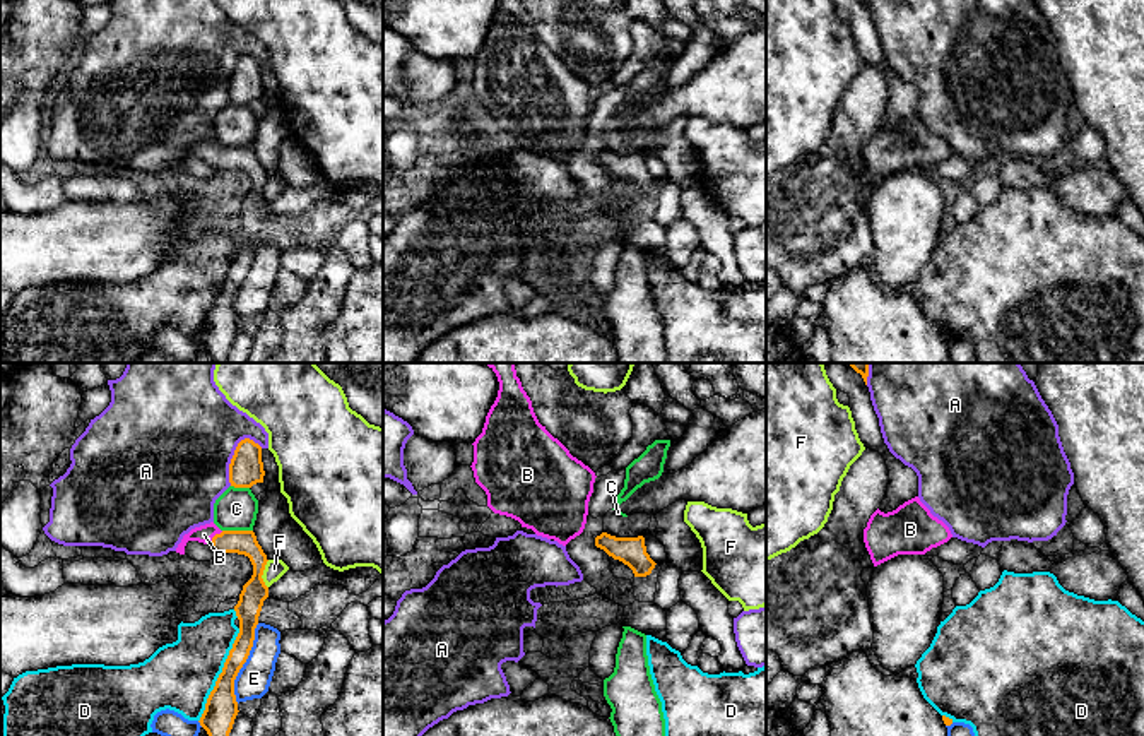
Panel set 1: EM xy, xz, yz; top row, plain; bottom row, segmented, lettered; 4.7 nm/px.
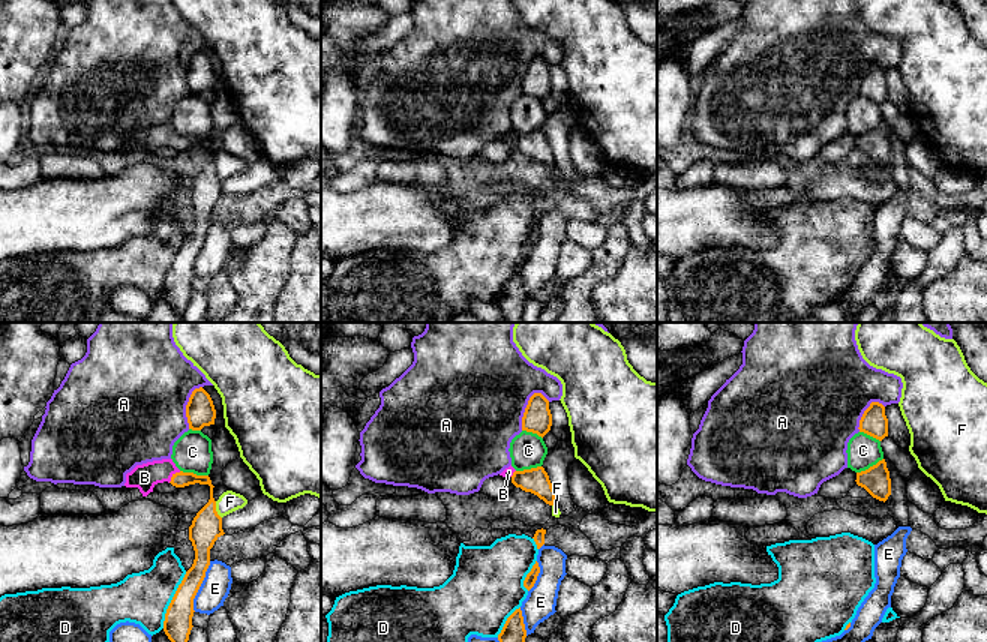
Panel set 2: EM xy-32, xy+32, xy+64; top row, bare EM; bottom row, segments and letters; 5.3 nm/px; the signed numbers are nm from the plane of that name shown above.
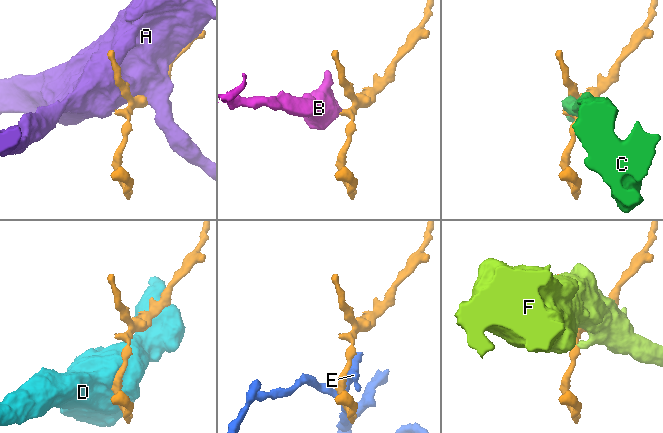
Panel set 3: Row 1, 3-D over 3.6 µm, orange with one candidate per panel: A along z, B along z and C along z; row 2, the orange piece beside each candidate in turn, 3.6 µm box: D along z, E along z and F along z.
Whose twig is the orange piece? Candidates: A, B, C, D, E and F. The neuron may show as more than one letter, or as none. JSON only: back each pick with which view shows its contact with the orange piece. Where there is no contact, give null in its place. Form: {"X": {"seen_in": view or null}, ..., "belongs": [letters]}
{"B": {"seen_in": "xy"}, "belongs": ["B"]}

